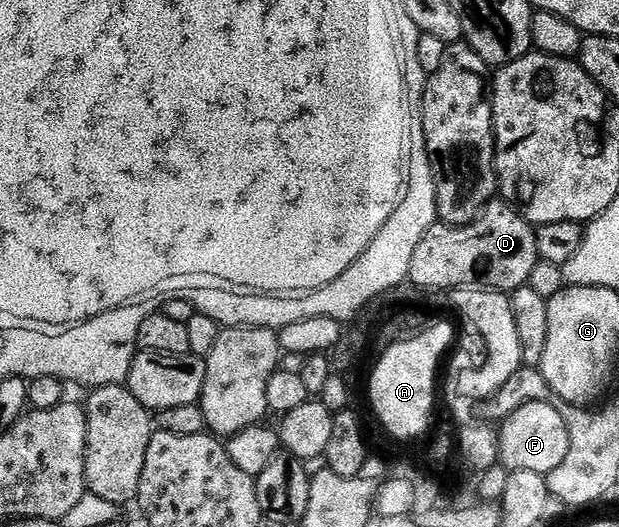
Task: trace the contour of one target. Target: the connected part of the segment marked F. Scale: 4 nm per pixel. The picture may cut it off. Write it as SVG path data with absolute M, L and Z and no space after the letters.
M550 400L526 401L517 411L502 418L498 426L499 458L508 470L537 471L549 474L557 471L565 463L565 454L569 451L569 431L565 419Z

